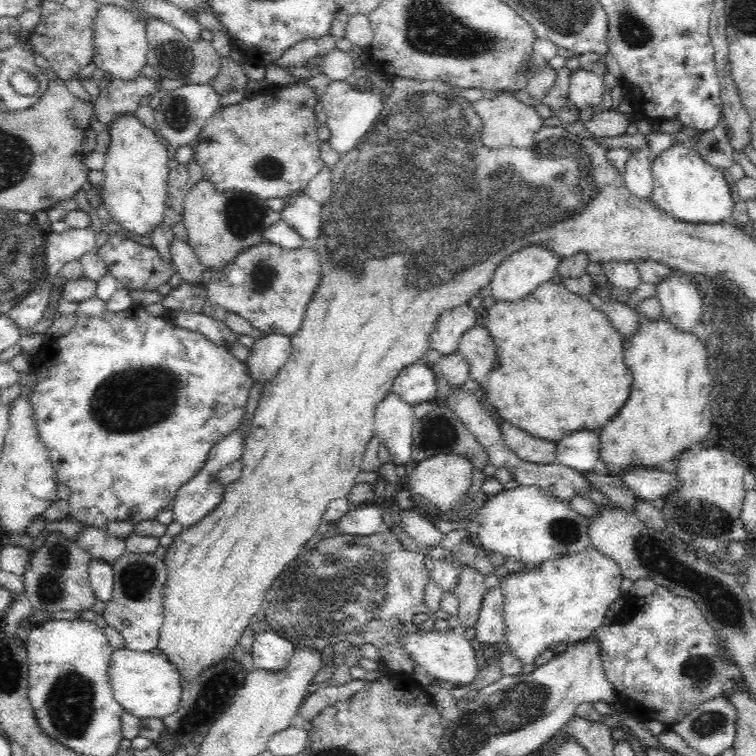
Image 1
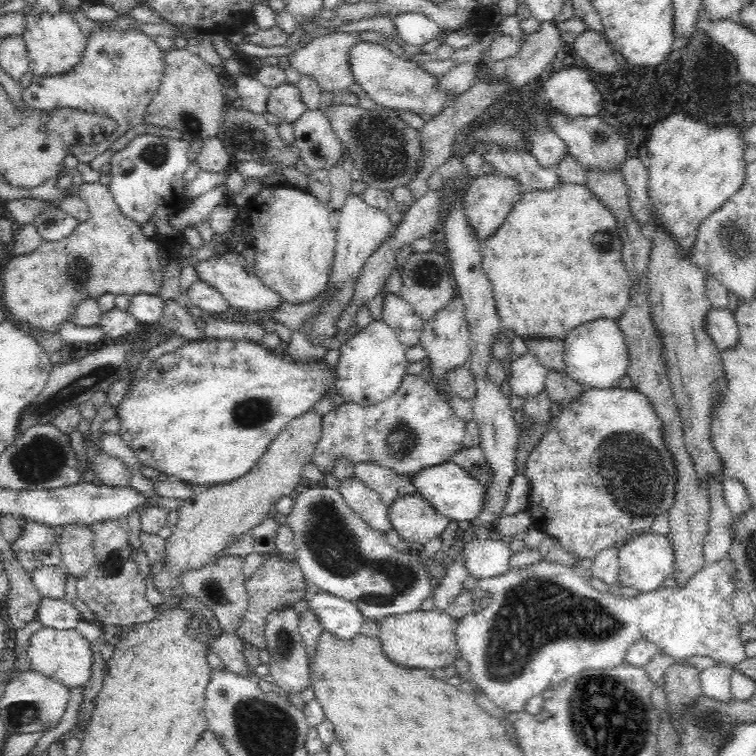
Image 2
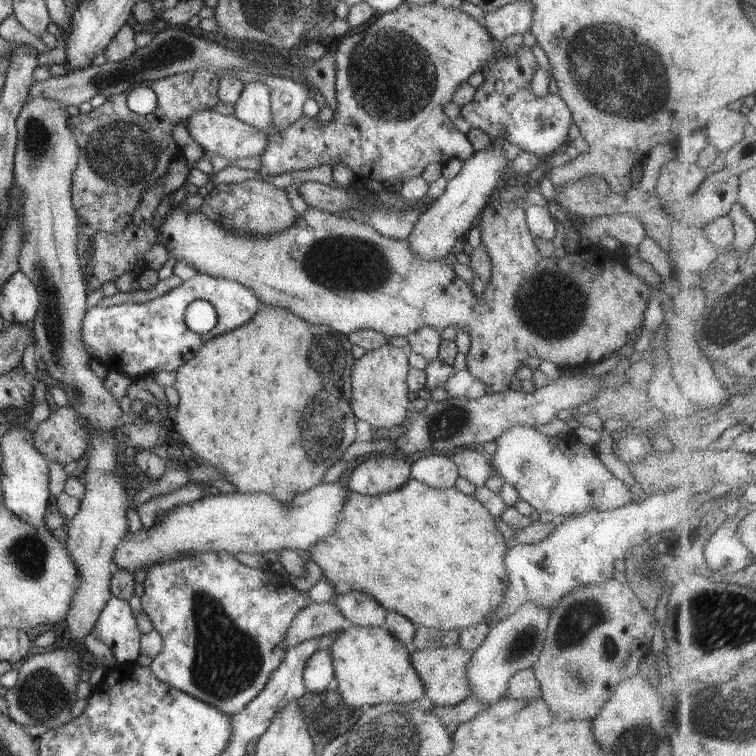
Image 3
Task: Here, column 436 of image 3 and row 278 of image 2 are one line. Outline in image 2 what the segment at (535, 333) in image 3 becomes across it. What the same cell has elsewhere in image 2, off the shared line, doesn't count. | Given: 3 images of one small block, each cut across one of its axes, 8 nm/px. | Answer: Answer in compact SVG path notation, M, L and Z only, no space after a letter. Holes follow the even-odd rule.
M288 183L263 186L247 204L248 224L251 242L256 249L256 264L253 269L263 284L274 290L283 301L294 305L313 300L329 284L336 258L336 220L327 204L319 201L308 190L298 189Z

